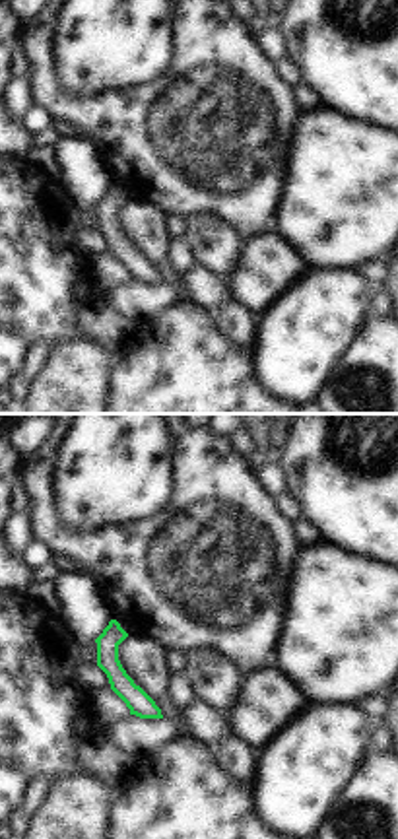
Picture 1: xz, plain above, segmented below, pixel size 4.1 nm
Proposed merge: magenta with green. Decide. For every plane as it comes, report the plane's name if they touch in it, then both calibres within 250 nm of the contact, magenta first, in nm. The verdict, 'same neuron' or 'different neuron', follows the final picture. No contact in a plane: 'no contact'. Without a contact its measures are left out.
no contact

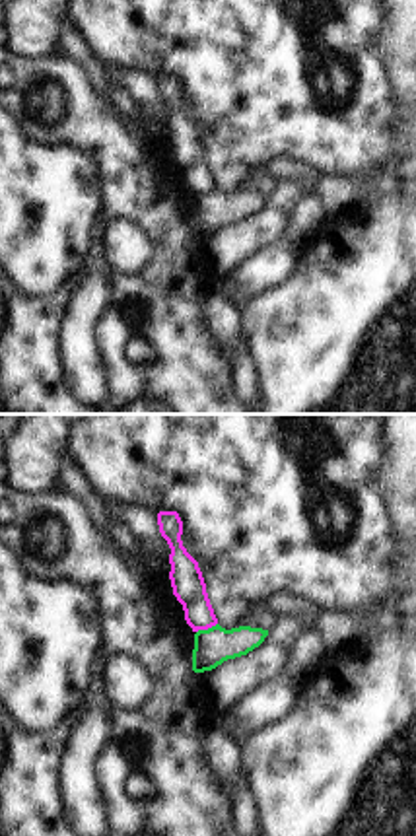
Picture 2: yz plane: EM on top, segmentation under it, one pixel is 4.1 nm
yz | 140/150 nm

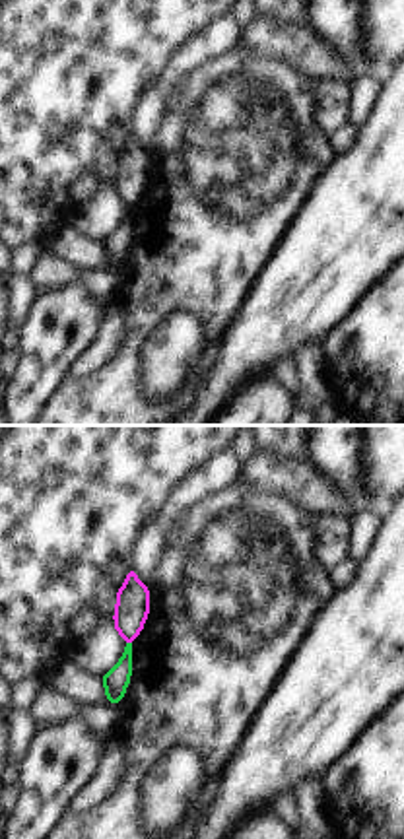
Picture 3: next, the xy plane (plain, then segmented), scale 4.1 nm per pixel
xy | 140/110 nm

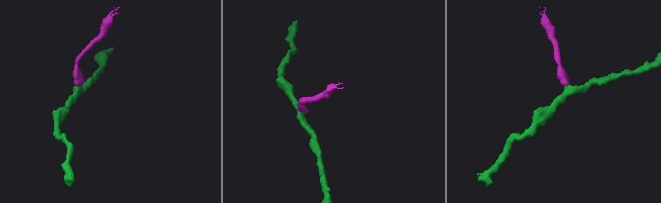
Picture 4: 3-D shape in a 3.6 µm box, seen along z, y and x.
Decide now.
different neuron

